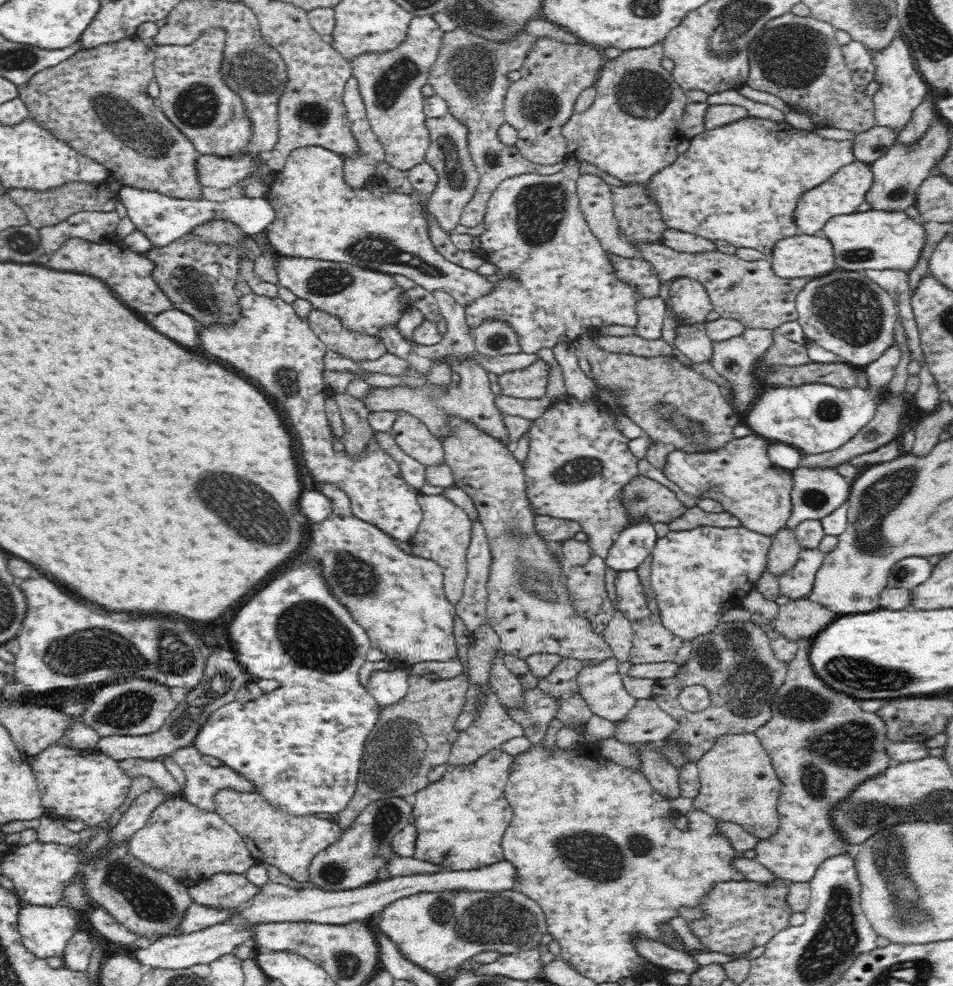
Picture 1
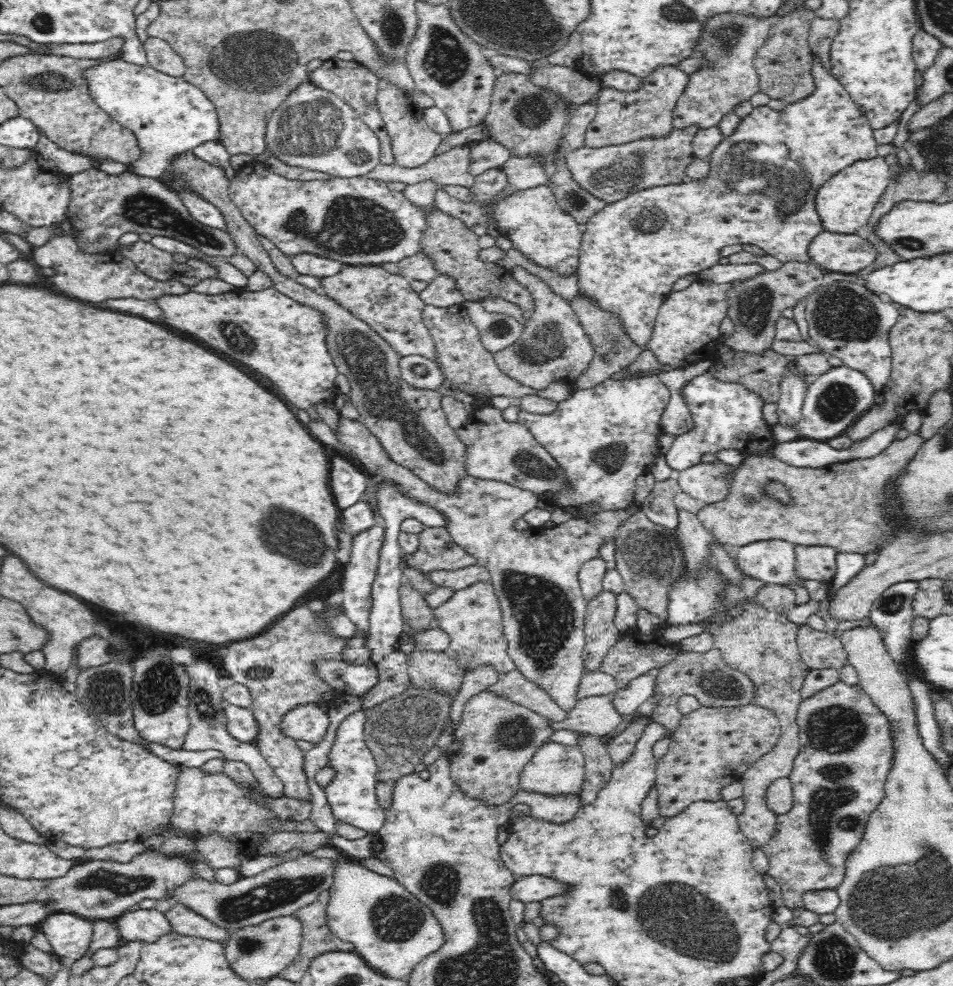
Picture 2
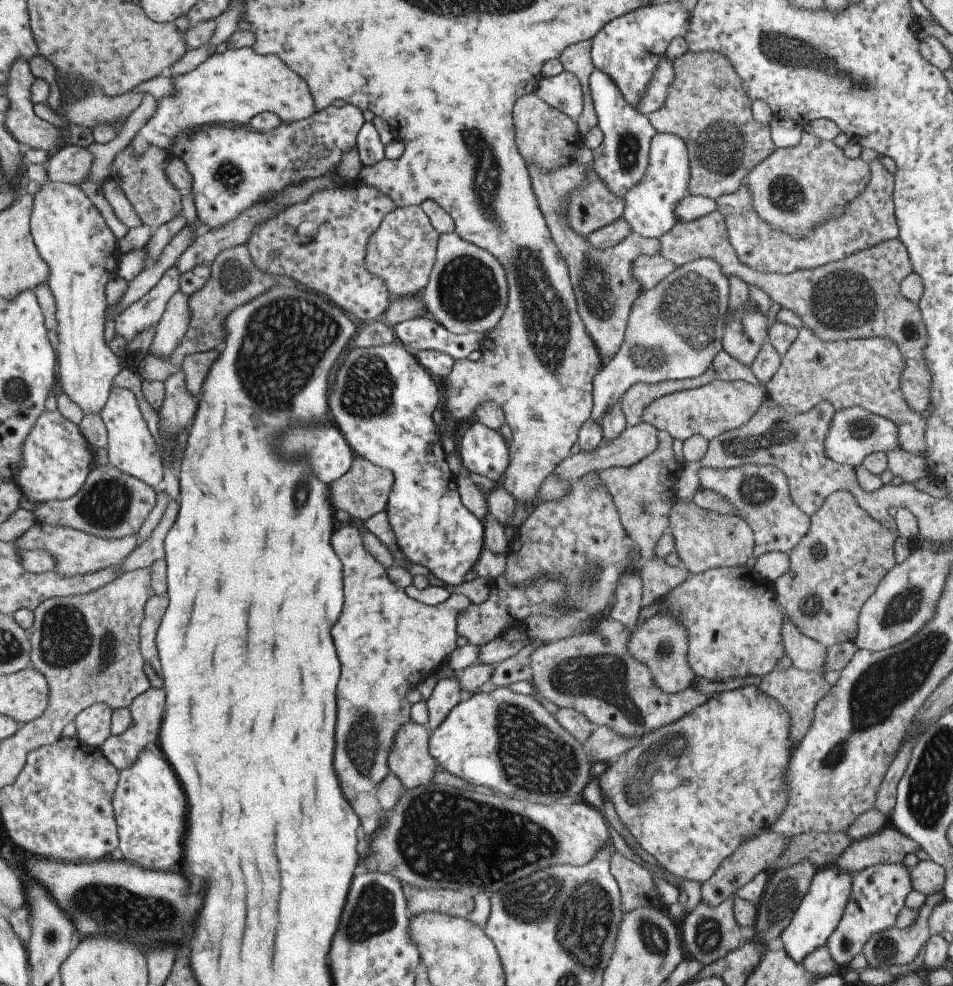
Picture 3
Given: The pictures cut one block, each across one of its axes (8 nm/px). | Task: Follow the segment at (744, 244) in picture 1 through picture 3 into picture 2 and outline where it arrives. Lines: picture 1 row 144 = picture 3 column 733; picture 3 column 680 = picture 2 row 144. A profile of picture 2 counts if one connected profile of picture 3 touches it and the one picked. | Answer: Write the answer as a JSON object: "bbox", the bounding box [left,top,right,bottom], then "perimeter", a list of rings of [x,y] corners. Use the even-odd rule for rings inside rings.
{"bbox":[576,54,879,348],"perimeter":[[[813,54],[812,57],[815,63],[814,92],[805,99],[788,104],[781,111],[770,109],[766,105],[754,107],[748,115],[741,118],[740,124],[736,126],[736,130],[732,132],[733,134],[724,137],[722,142],[718,144],[718,147],[712,151],[709,160],[710,170],[708,170],[708,174],[704,178],[698,178],[698,180],[692,179],[689,182],[682,182],[682,184],[656,186],[633,192],[626,198],[618,200],[618,202],[607,203],[602,210],[593,214],[590,220],[584,225],[582,242],[579,248],[579,265],[576,272],[578,278],[578,294],[580,294],[580,297],[586,297],[586,299],[594,301],[596,307],[600,307],[604,311],[616,315],[620,327],[624,329],[624,333],[630,337],[630,340],[634,344],[640,346],[640,348],[644,348],[650,340],[652,328],[654,328],[656,322],[657,312],[667,299],[672,285],[683,276],[686,276],[686,274],[697,274],[706,268],[710,268],[710,266],[718,264],[718,260],[721,257],[720,248],[735,244],[754,244],[754,246],[760,247],[766,254],[775,256],[783,263],[790,261],[811,262],[810,255],[808,255],[807,251],[808,244],[810,244],[810,240],[814,236],[818,236],[820,232],[824,231],[822,221],[815,209],[815,196],[818,188],[827,180],[830,180],[832,176],[838,174],[838,172],[844,170],[849,165],[854,164],[857,160],[868,160],[869,158],[876,158],[878,156],[876,150],[879,145],[874,138],[874,134],[872,133],[873,128],[870,126],[867,116],[860,111],[860,107],[852,100],[852,97],[842,84],[821,66],[818,57]]]}

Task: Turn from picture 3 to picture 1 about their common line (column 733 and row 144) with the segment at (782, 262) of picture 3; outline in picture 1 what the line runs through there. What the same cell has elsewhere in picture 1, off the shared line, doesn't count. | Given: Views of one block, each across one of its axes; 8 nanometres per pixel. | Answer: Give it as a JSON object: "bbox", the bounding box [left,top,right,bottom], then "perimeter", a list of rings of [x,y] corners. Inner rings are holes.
{"bbox":[153,27,271,198],"perimeter":[[[210,27],[200,32],[200,36],[192,44],[158,46],[154,50],[156,58],[153,68],[155,82],[159,86],[158,107],[164,116],[192,143],[197,154],[234,159],[247,157],[253,160],[257,165],[252,173],[242,179],[242,193],[246,198],[265,197],[271,187],[271,183],[266,181],[266,176],[269,176],[271,172],[262,164],[261,153],[249,152],[253,138],[251,116],[246,111],[244,99],[227,84],[223,76],[222,62],[224,62],[226,42],[227,31],[224,27]]]}

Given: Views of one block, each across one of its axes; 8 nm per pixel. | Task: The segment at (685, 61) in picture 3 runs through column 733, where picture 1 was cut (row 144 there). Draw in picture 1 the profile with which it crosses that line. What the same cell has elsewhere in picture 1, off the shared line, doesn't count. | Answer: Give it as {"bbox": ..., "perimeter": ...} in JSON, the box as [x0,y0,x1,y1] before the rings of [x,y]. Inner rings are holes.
{"bbox":[18,37,202,198],"perimeter":[[[137,37],[99,48],[81,49],[57,66],[38,72],[32,80],[18,86],[18,94],[25,102],[29,114],[34,115],[40,125],[54,131],[75,150],[102,163],[110,172],[111,179],[172,198],[202,198],[202,186],[199,185],[195,167],[200,154],[197,154],[192,143],[164,116],[156,100],[148,95],[148,87],[155,81],[155,58],[154,50],[148,49],[145,42]],[[130,162],[134,163],[138,174],[116,174],[116,166],[126,166]]]}

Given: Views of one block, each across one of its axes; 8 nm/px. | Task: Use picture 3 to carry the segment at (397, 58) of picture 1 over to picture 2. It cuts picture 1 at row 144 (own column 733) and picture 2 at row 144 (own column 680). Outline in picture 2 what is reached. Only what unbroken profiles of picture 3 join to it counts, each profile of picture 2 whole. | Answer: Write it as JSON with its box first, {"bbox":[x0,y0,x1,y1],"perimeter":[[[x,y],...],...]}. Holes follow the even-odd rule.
{"bbox":[376,78,443,168],"perimeter":[[[378,78],[376,106],[391,139],[394,163],[404,168],[418,168],[436,154],[436,149],[440,146],[443,136],[428,126],[423,119],[423,108],[412,103],[412,98],[407,92],[386,79]]]}

